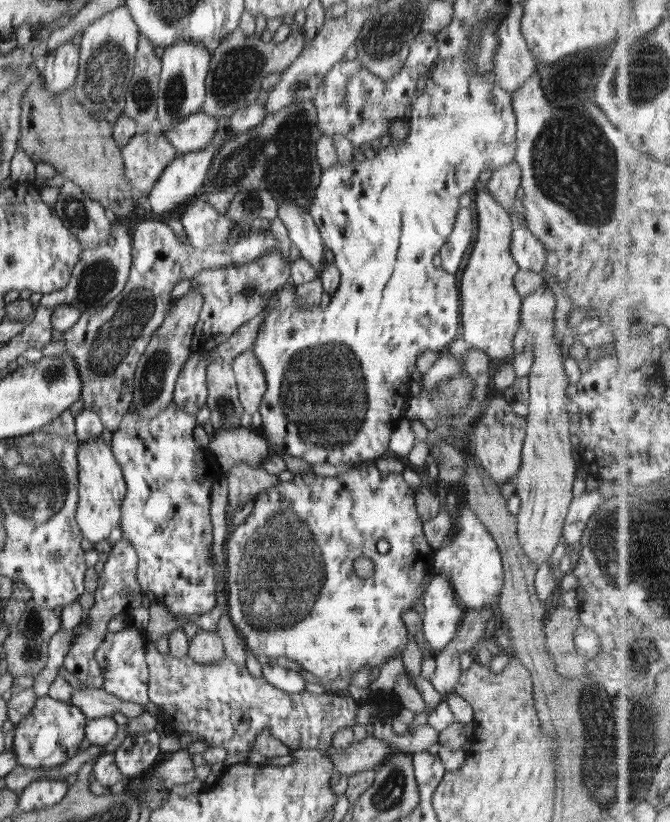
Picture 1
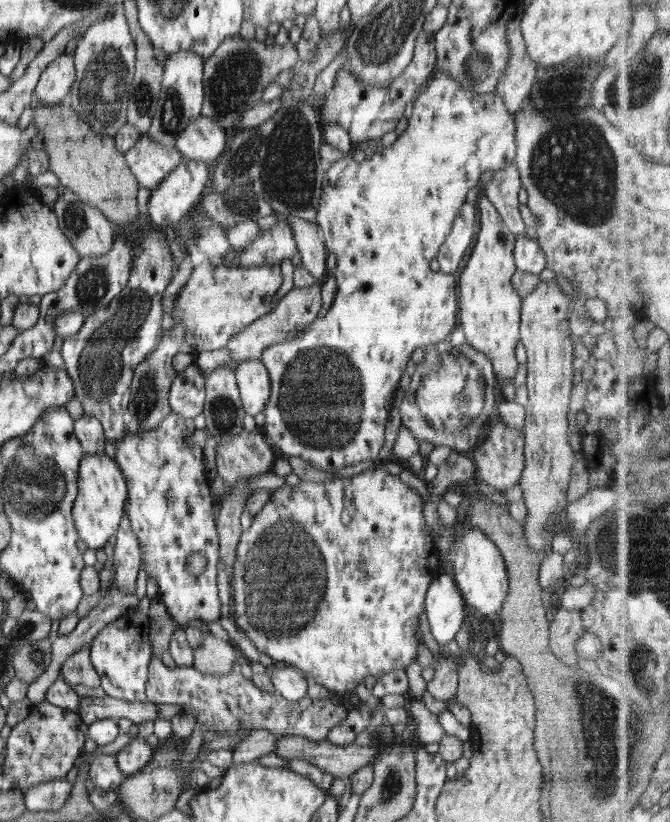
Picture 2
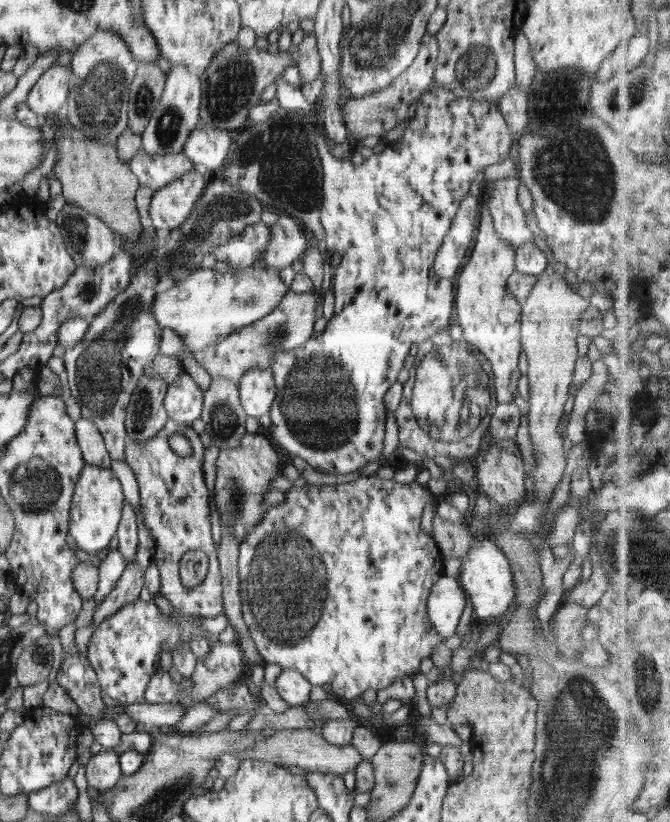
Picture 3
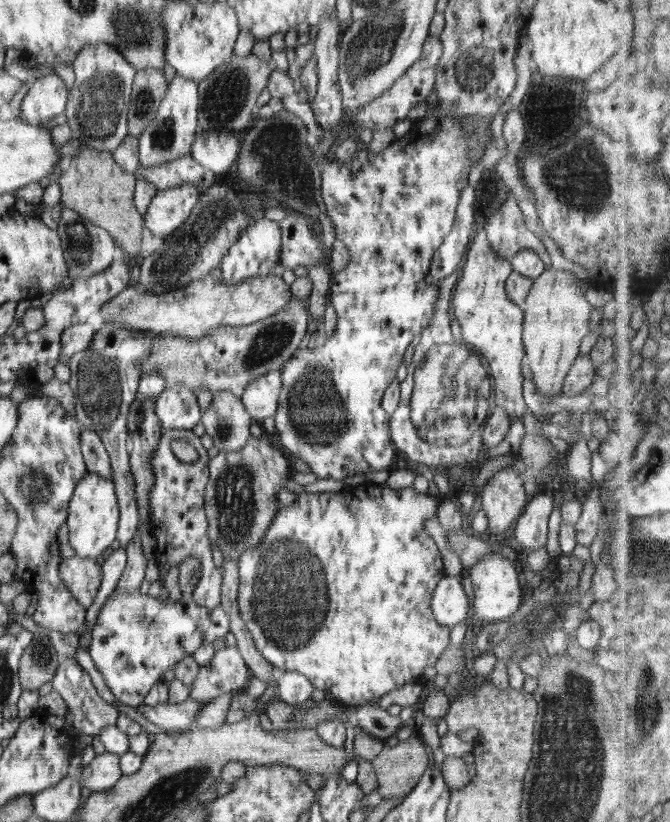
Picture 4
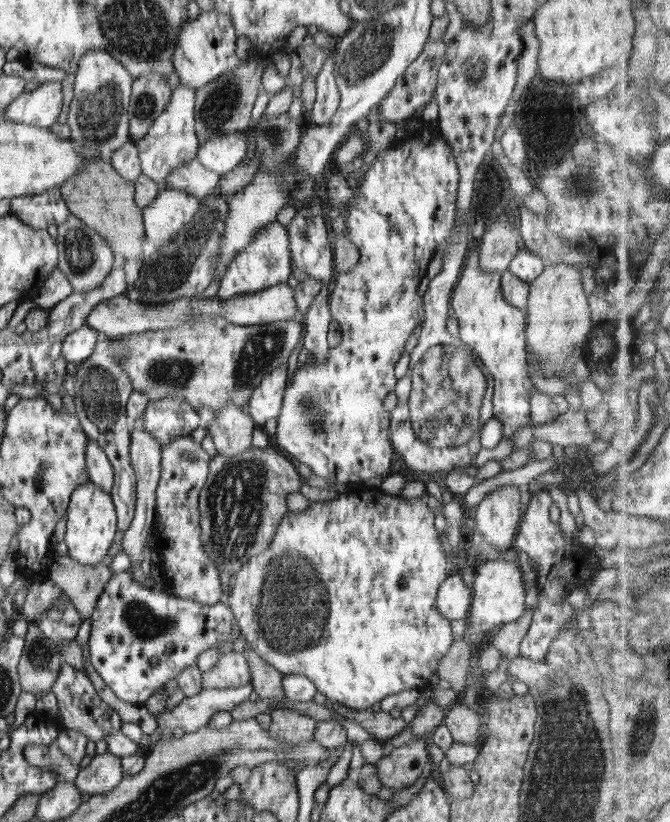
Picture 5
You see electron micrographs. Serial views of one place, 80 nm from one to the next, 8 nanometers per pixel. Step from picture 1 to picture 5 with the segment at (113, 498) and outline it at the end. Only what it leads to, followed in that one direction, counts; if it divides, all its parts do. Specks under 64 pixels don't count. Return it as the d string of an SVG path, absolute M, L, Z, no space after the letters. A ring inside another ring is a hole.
M89 480L71 494L65 515L67 523L64 542L67 544L69 557L80 564L92 566L102 562L110 546L118 539L116 533L119 528L113 497Z

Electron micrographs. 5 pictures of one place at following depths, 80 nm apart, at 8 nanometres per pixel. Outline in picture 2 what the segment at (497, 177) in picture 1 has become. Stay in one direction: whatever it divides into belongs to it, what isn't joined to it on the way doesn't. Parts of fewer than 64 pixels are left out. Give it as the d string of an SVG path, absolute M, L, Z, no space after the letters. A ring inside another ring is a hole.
M509 164L494 172L490 182L484 184L486 187L486 199L496 207L502 223L508 227L510 233L515 237L525 236L526 228L520 214L519 191L521 179L518 168Z

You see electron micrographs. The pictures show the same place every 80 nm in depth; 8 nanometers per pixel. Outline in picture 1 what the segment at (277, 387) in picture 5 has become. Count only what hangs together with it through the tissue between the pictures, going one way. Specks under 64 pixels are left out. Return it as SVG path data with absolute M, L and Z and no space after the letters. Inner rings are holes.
M248 349L234 359L233 373L241 405L245 412L252 415L259 410L267 389L261 362L255 357L252 350Z

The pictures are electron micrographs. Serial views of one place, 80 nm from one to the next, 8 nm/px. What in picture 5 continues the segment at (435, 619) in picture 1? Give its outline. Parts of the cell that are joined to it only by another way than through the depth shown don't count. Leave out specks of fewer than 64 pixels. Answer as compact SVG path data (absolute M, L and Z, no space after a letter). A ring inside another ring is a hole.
M460 573L449 575L440 584L437 594L437 607L444 618L465 620L472 602L472 591L464 583Z

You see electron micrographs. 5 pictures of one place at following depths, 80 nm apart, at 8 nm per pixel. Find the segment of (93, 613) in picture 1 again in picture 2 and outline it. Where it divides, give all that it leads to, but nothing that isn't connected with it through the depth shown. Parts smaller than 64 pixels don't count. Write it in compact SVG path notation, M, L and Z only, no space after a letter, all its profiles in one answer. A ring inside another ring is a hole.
M127 514L120 521L119 529L113 541L115 545L113 562L115 581L113 586L102 588L102 593L106 594L112 589L126 589L134 593L136 590L136 576L141 565L142 550ZM86 645L80 651L72 654L61 668L61 678L73 688L74 685L88 688L98 688L101 686L100 676L97 674L92 661L90 661L91 645Z

